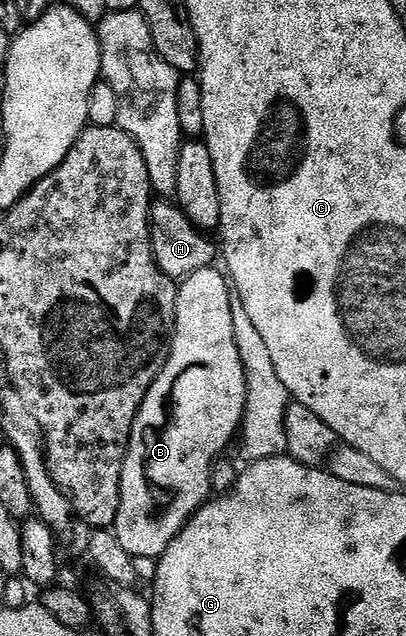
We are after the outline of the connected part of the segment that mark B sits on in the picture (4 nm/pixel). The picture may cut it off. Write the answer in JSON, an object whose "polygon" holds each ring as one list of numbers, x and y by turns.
{"polygon":[[220,267,195,270,180,281,173,342,163,370,155,378,131,430,127,458,121,475,119,514,111,531,134,558,156,561,175,542,185,523,211,496,211,470,221,452,241,431,247,406,247,378,235,342,231,318,231,284]]}

